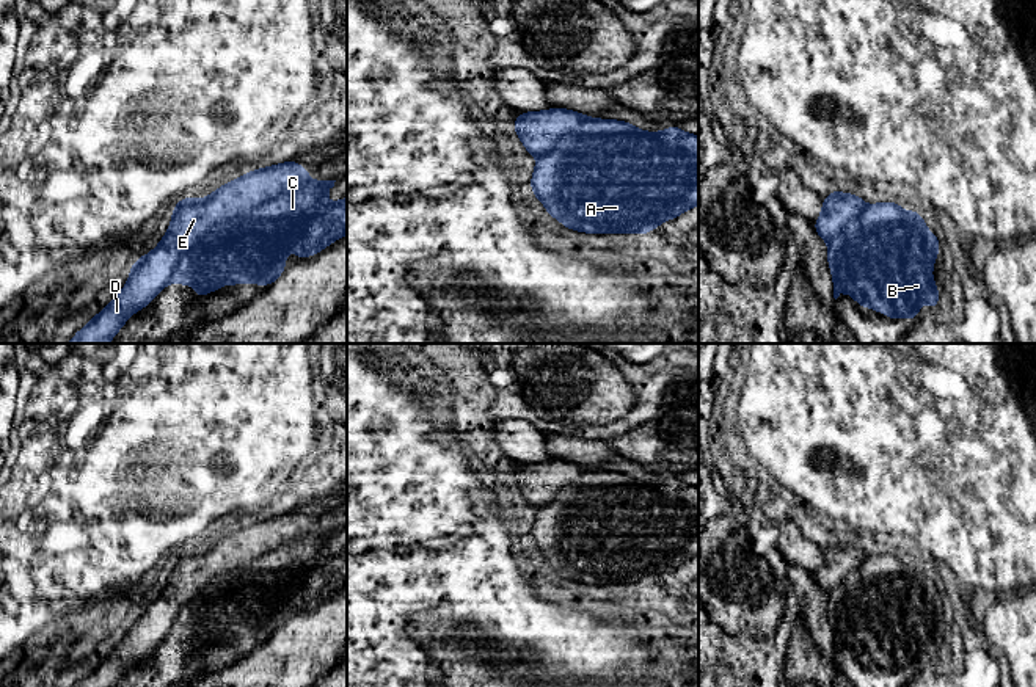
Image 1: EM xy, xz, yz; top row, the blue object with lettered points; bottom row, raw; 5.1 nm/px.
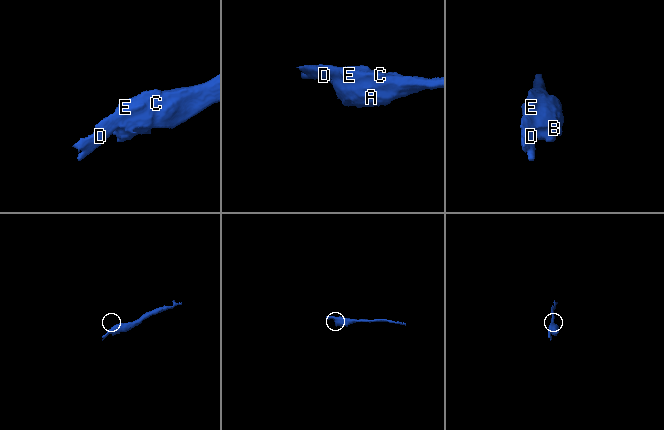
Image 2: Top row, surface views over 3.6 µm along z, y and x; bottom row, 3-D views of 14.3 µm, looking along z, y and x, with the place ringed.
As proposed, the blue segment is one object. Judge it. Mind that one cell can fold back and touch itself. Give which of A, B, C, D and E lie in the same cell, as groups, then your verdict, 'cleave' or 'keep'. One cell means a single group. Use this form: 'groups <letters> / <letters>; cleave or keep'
groups A B C / D E; cleave

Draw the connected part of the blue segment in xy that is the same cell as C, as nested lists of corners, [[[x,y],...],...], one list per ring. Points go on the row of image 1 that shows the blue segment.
[[[305,180],[281,190],[275,198],[262,202],[256,209],[212,227],[192,249],[188,249],[176,265],[170,282],[192,284],[196,296],[206,296],[218,290],[223,284],[264,284],[272,285],[287,267],[284,254],[297,251],[297,259],[309,257],[342,235],[347,235],[347,198],[337,202],[326,202],[325,196],[336,180]]]

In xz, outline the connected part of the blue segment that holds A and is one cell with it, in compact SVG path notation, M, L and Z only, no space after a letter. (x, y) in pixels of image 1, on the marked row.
M585 121L575 132L559 138L548 154L538 155L531 187L534 196L545 204L548 215L560 220L562 226L571 231L640 235L658 229L664 220L673 220L699 205L699 136L677 125L650 133L625 121Z

